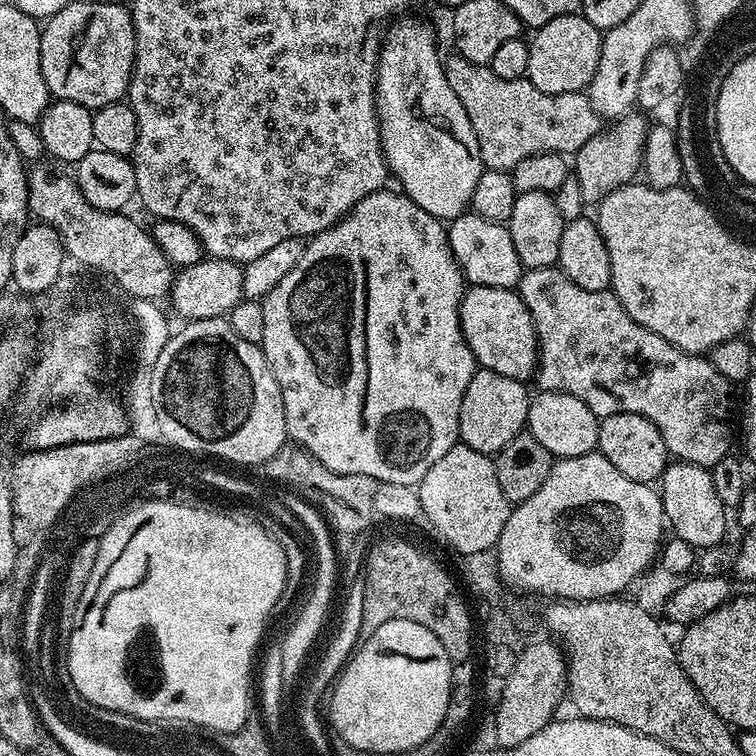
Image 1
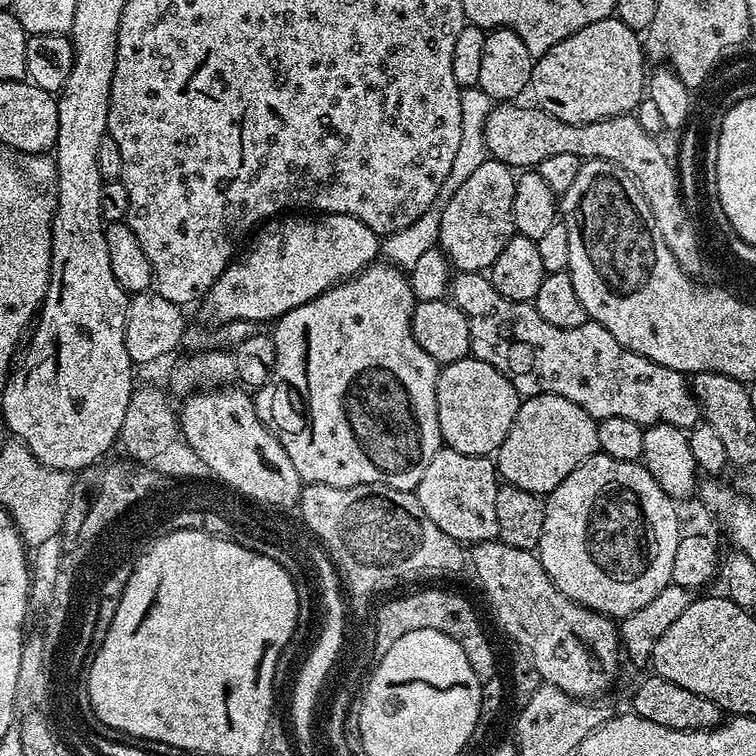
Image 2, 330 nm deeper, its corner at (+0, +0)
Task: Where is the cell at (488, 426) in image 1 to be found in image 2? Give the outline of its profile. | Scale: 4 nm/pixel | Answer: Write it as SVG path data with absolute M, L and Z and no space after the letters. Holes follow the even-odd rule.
M469 354L453 364L443 365L436 383L436 405L438 406L438 430L441 441L447 447L458 450L458 454L471 456L492 456L502 446L506 434L510 434L510 426L514 426L514 418L518 414L522 397L514 390L507 376L503 376L490 362L477 360Z

